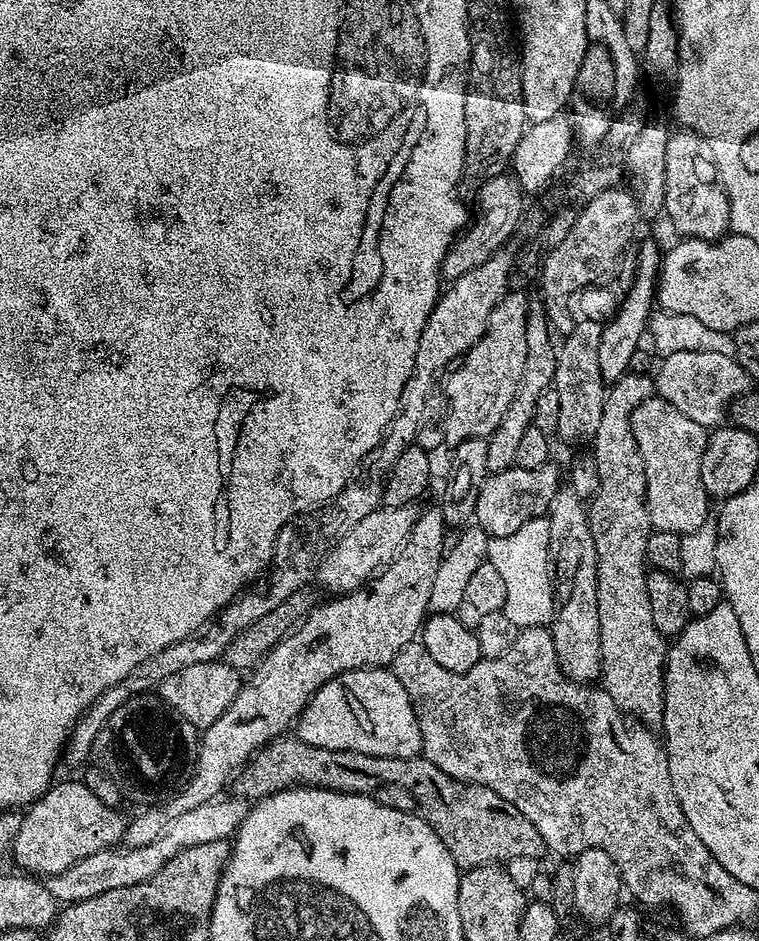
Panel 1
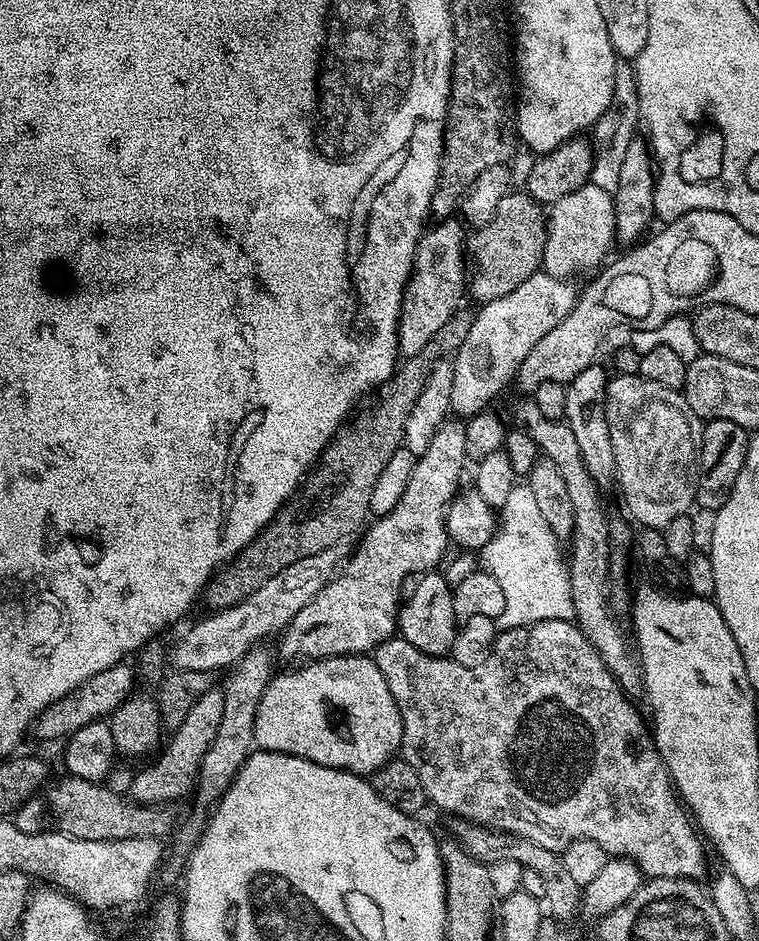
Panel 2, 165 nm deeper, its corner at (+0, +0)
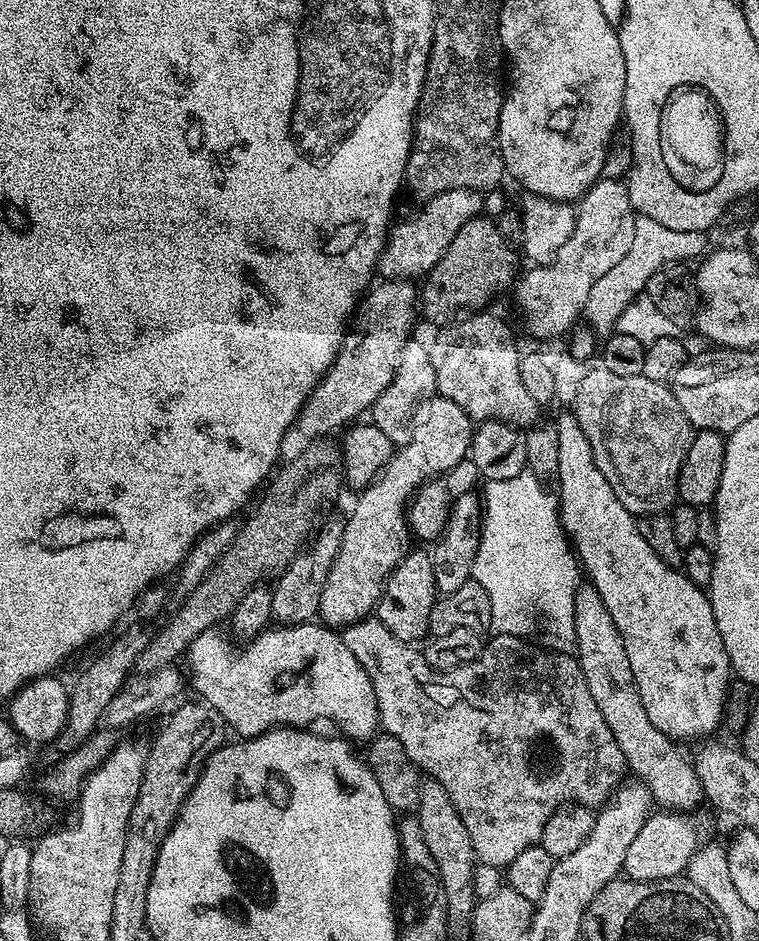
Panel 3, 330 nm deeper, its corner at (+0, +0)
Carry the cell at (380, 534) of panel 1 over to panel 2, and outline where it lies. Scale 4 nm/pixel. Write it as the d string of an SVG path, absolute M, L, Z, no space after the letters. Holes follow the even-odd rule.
M339 547L322 550L322 554L310 554L310 558L302 558L286 566L274 578L262 582L254 594L247 596L229 608L213 611L212 616L200 620L176 644L176 664L179 670L202 670L203 672L217 673L218 668L231 669L250 649L257 647L267 636L275 637L283 633L288 623L317 596L336 577L342 564Z

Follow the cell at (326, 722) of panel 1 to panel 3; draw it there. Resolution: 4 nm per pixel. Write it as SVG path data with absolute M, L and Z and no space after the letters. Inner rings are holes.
M320 622L269 626L247 641L241 652L236 652L235 646L218 633L219 631L213 630L194 638L186 653L186 672L190 677L190 688L192 684L193 690L200 695L197 697L218 710L225 725L231 731L233 728L237 737L260 736L277 726L304 728L315 725L312 724L315 720L329 720L330 723L337 724L340 727L339 735L352 742L367 742L377 735L380 715L370 674L366 674L362 662L354 658L354 650L346 646L339 631Z

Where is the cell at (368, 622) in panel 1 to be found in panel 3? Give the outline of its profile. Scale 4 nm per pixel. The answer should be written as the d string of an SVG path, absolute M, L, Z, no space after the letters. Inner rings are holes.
M439 394L424 400L412 419L410 442L399 445L393 451L390 462L376 475L376 481L369 488L363 489L352 508L352 513L344 520L344 534L338 558L330 568L330 578L326 578L326 586L322 590L319 619L333 630L343 630L349 624L358 624L367 620L376 611L376 603L384 592L384 583L390 578L392 571L402 562L402 558L410 551L410 529L408 526L408 501L427 480L443 477L458 462L469 459L472 451L472 434L474 421L466 410Z

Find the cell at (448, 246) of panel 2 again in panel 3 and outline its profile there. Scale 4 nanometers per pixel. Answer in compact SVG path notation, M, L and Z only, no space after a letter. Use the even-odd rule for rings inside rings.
M381 279L373 283L365 291L356 311L350 321L350 327L344 333L344 343L341 344L330 370L317 384L313 392L308 395L308 401L302 406L294 425L295 431L305 436L305 441L314 441L329 437L330 432L339 433L345 426L369 411L374 401L386 390L396 373L398 358L408 340L413 339L412 327L418 320L418 288L411 280Z

